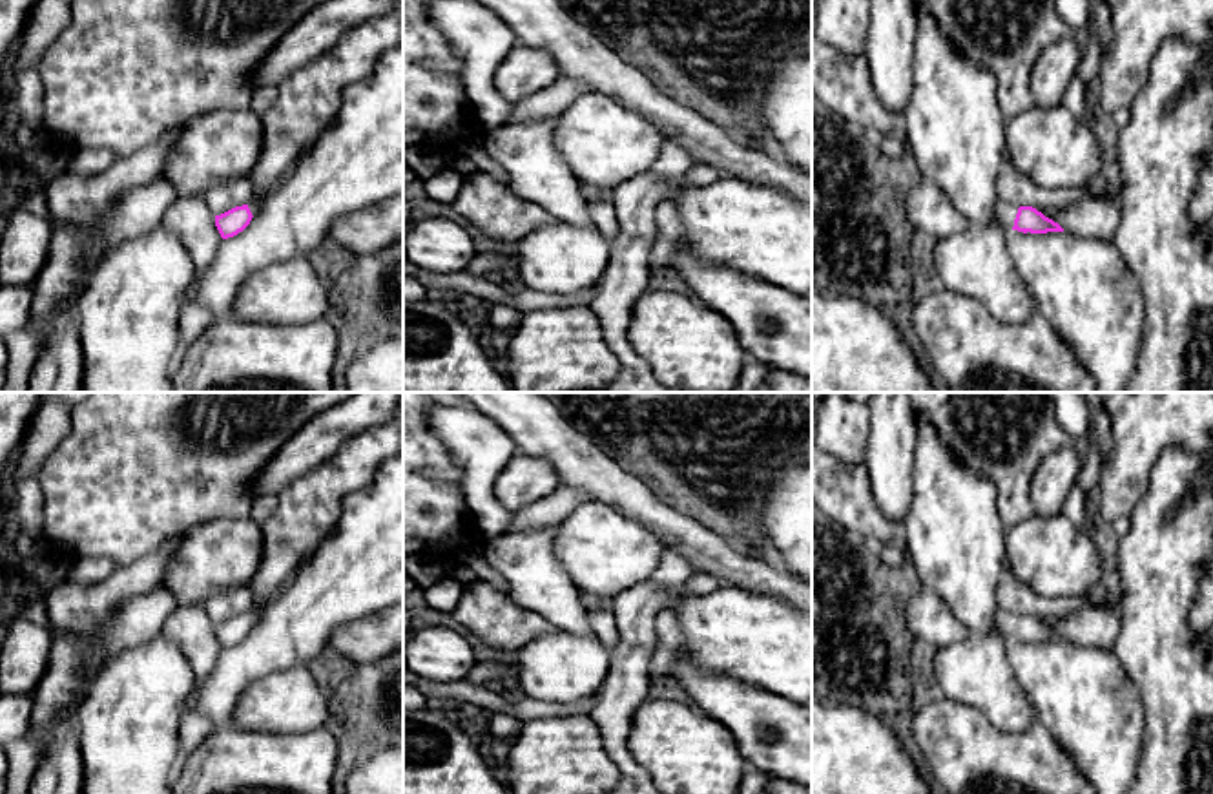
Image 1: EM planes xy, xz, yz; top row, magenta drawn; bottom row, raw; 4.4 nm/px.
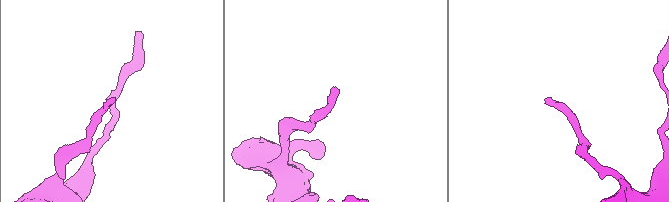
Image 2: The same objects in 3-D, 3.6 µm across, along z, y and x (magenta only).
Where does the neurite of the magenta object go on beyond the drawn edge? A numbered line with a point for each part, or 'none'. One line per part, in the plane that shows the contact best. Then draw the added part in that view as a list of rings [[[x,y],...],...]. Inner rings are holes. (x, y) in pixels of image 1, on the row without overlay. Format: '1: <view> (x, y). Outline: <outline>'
1: yz (1005, 621). Outline: [[[998,608],[998,611],[994,615],[994,626],[1003,635],[1007,635],[1009,639],[1012,639],[1018,617],[1020,617],[1018,613],[1005,611],[1005,610]]]

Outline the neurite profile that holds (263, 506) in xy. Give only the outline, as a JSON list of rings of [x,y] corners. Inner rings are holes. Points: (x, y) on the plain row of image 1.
[[[277,495],[255,496],[252,506],[252,518],[259,524],[264,522],[277,509],[277,504],[279,504]]]

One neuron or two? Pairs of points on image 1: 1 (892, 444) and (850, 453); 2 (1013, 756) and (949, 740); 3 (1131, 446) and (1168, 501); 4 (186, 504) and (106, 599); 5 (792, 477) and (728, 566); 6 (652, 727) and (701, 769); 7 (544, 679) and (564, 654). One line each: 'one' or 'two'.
1: two
2: one
3: two
4: two
5: two
6: one
7: one

